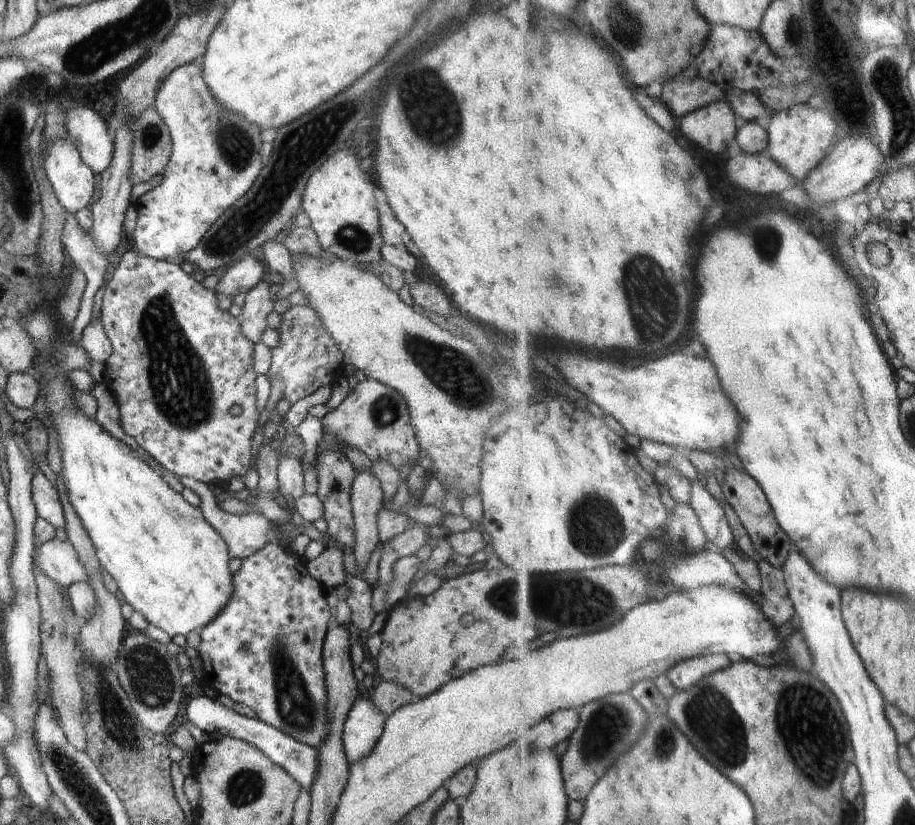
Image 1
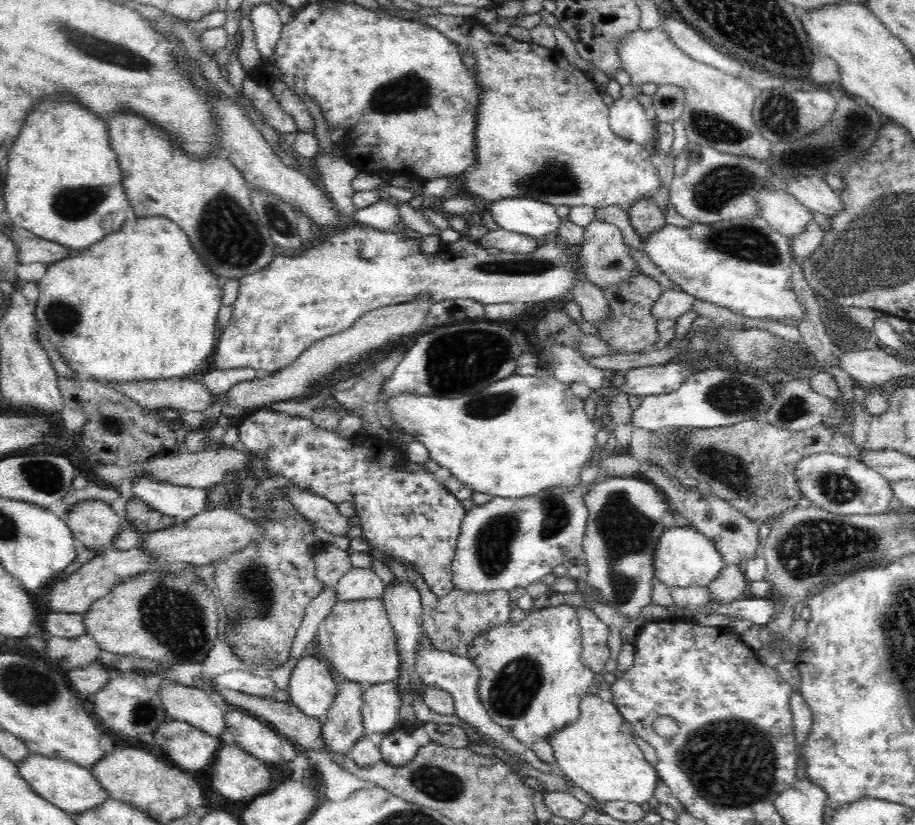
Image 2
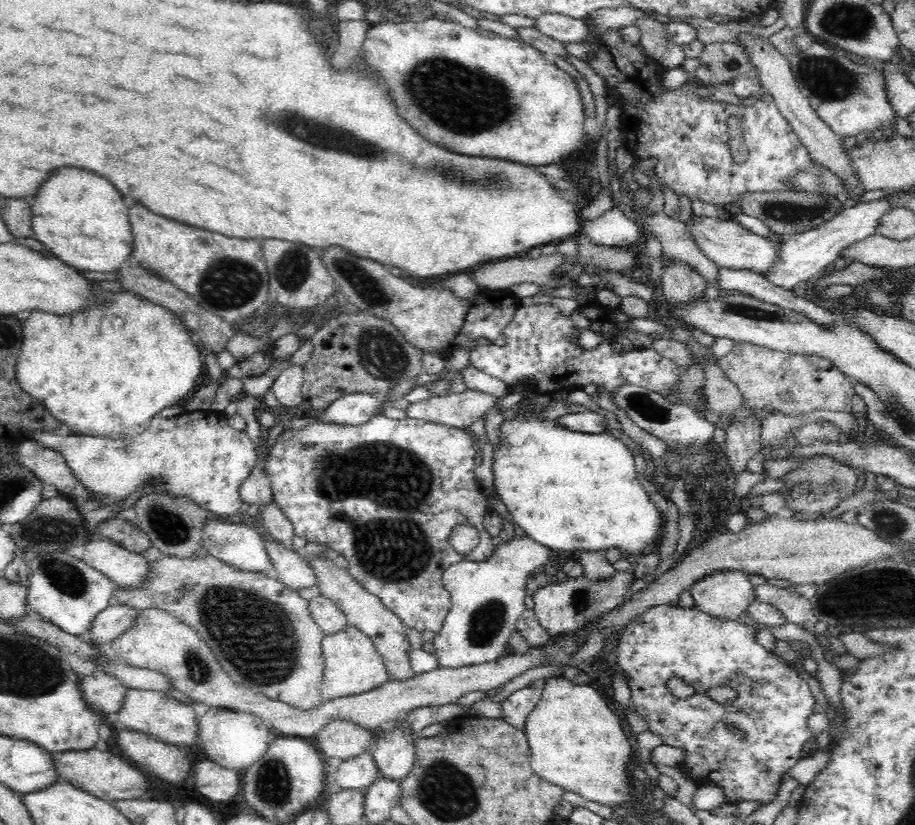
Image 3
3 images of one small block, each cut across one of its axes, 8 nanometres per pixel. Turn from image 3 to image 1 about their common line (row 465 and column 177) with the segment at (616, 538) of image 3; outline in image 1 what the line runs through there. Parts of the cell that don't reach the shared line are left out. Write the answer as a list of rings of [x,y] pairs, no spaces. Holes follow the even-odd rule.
[[[44,362],[44,368],[42,368],[42,382],[40,386],[40,395],[38,408],[45,413],[44,419],[47,419],[47,425],[54,426],[56,434],[58,434],[58,450],[60,450],[60,458],[62,458],[62,480],[64,480],[64,486],[66,486],[66,492],[68,492],[68,500],[76,512],[76,516],[80,518],[82,526],[86,528],[90,540],[92,540],[92,546],[96,550],[96,555],[99,563],[106,570],[112,580],[116,581],[116,586],[120,589],[122,597],[124,600],[136,612],[140,612],[144,618],[149,623],[154,626],[161,628],[164,632],[167,632],[171,637],[176,636],[176,634],[182,634],[183,636],[188,636],[190,632],[201,629],[203,626],[210,624],[221,612],[226,608],[230,596],[232,596],[232,573],[228,568],[228,561],[232,560],[230,554],[228,554],[228,546],[226,542],[222,540],[222,536],[208,524],[208,520],[202,516],[201,508],[194,507],[188,501],[186,501],[181,493],[172,490],[171,485],[169,485],[161,476],[150,467],[146,462],[136,458],[132,454],[132,450],[128,446],[124,446],[123,442],[118,440],[106,432],[96,419],[88,418],[84,412],[80,412],[76,408],[76,402],[74,402],[74,390],[75,387],[73,383],[68,379],[68,376],[62,372],[62,368],[54,362]]]

